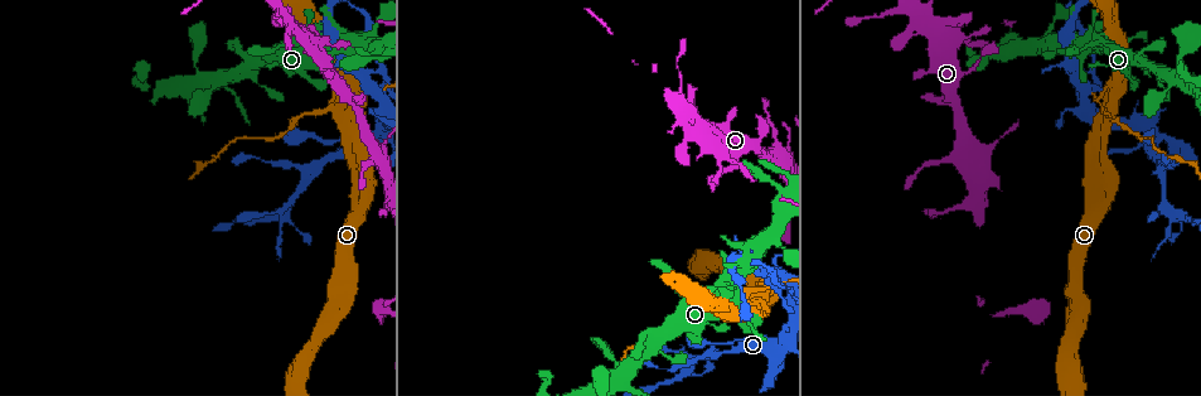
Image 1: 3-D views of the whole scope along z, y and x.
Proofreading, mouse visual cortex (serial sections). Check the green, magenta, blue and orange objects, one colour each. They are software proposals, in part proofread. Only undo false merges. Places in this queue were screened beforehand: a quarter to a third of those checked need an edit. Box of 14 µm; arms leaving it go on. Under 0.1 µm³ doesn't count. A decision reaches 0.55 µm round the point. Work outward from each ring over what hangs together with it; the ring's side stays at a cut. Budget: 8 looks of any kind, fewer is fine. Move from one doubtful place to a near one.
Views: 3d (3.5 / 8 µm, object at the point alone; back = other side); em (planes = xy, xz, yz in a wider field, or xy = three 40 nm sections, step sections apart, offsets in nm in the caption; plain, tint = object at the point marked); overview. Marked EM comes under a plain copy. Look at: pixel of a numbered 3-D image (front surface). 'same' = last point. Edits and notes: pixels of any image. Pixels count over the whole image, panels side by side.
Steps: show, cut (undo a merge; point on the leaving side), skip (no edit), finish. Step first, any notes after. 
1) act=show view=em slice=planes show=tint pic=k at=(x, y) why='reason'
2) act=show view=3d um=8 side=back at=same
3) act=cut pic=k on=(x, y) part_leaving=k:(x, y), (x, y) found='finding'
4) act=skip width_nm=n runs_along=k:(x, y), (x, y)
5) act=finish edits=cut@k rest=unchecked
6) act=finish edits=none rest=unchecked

act=show view=3d um=3.5 side=back pic=1 at=(349, 118) why='sharp bend'

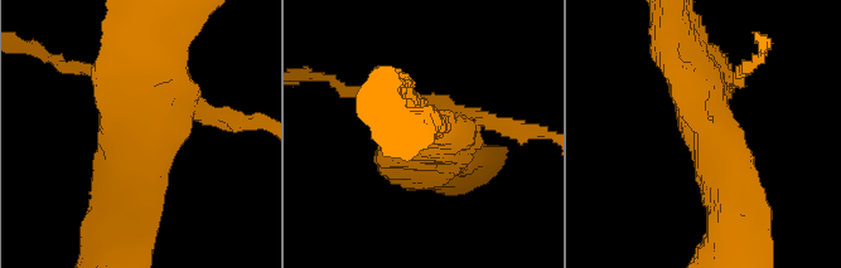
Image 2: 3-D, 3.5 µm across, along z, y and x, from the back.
act=show view=em slice=xy step=5 show=tint pic=2 at=(705, 132) arms=3 arm_widths_nm=150,500,500 why='shape alone is not enough'

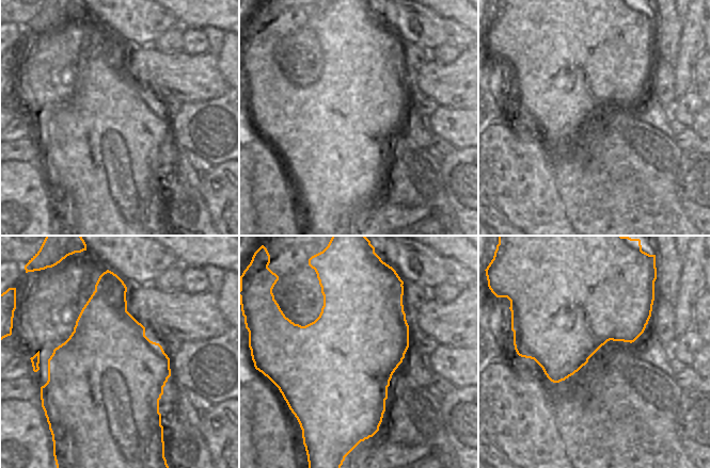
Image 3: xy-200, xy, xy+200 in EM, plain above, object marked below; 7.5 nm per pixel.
act=skip runs_along=2:(736, 201), (681, 54) found='one cell here'

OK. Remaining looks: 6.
act=show view=3d um=8 pic=1 at=(713, 351) why='three arms meet'

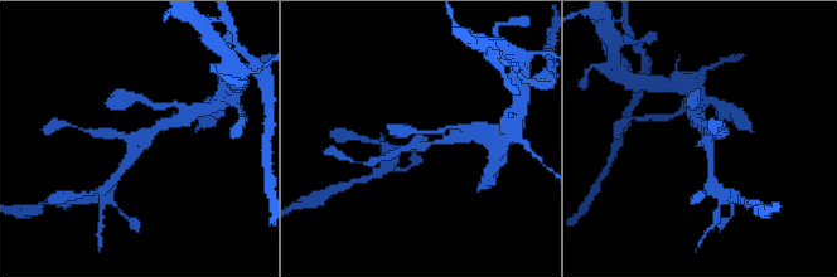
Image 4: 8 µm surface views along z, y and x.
act=show view=3d um=3.5 pic=4 at=(708, 142) why='closer look'

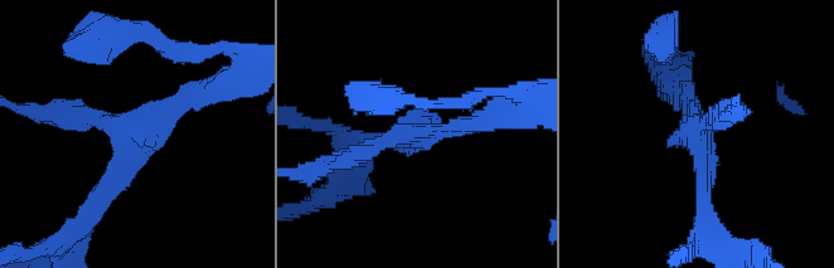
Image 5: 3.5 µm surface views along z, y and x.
act=show view=em slice=xy step=2 show=tint pic=5 at=(422, 131) arms=3 arm_widths_nm=200,250,250

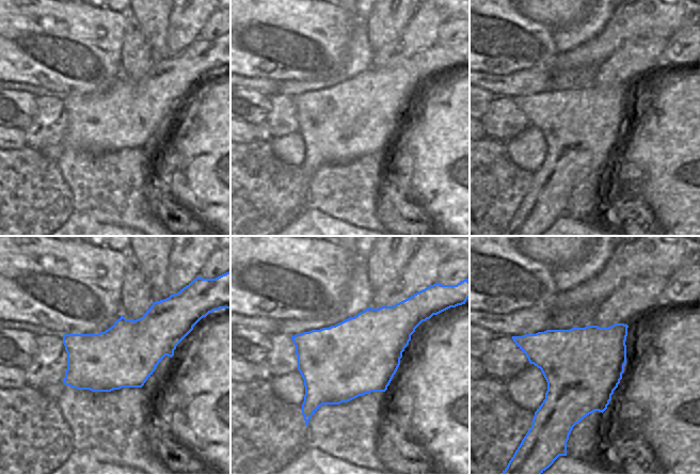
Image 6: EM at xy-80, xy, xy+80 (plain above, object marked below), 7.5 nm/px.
act=skip runs_along=5:(203, 87), (137, 134), (95, 204) found='continuous, no second cell'

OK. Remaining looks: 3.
act=show view=3d um=3.5 pic=1 at=(782, 287) why='abrupt turn'

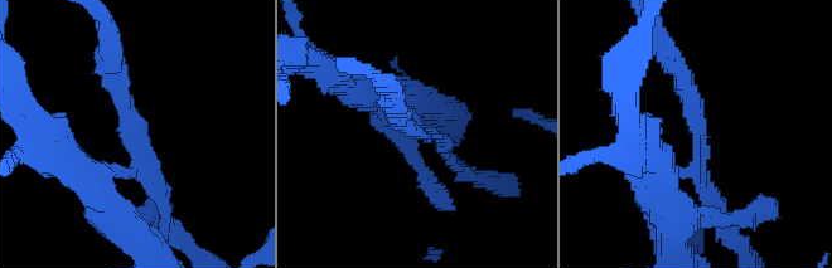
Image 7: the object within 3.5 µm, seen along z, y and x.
act=show view=em slice=xy step=3 show=tint pic=7 at=(137, 155) why='shape alone is not enough'

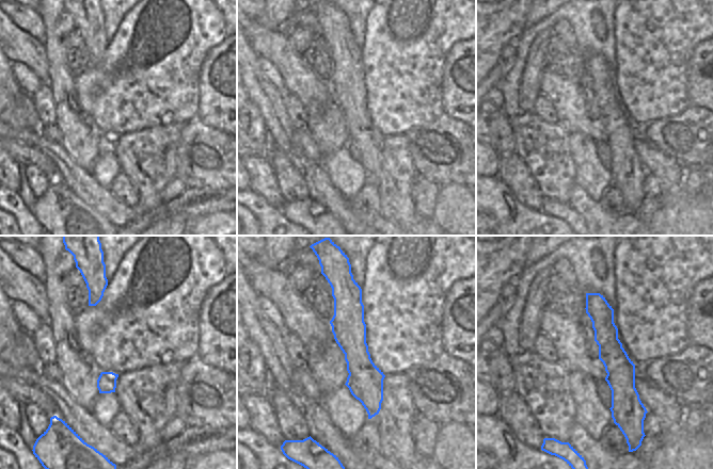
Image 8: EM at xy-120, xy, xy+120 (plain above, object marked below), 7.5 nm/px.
act=cut pic=7 on=(438, 140) arms=3 arm_widths_nm=200,250,350 part_leaving=7:(127, 171), (139, 160), (115, 71) found='a second cell is stuck on'

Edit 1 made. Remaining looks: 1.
act=finish edits=cut@7 rest=unchecked

